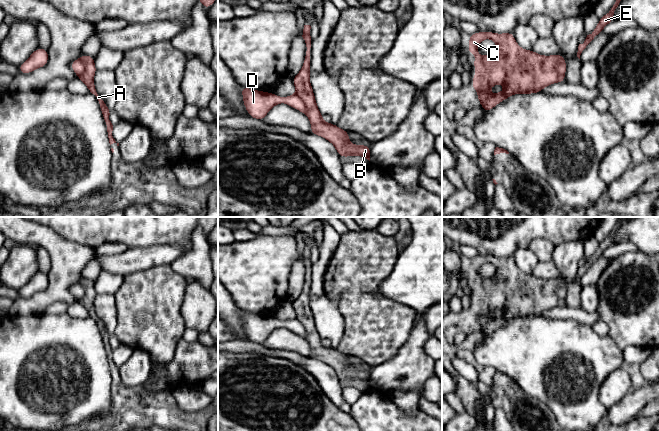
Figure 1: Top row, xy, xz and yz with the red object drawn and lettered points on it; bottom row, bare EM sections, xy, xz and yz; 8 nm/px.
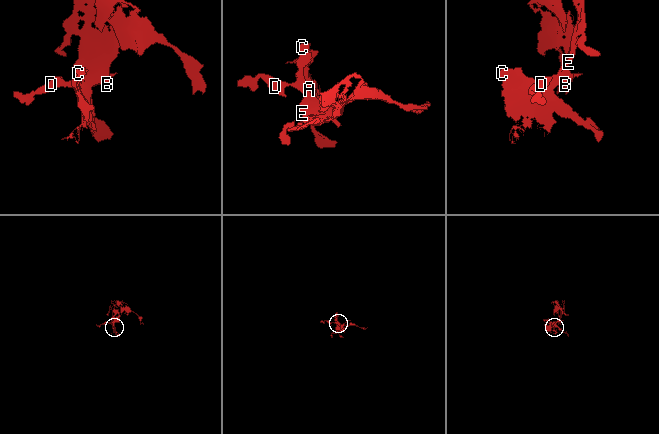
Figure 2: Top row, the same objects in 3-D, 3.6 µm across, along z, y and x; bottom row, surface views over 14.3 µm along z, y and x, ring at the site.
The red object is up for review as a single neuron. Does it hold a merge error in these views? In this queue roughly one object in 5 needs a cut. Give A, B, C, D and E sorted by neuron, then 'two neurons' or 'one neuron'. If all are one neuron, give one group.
A B C D E | one neuron

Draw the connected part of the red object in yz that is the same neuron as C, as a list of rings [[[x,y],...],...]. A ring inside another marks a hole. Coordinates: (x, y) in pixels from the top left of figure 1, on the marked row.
[[[477,31],[468,36],[468,40],[470,46],[467,53],[476,55],[473,67],[477,74],[472,77],[472,88],[478,91],[477,98],[484,112],[492,110],[498,103],[514,94],[541,93],[546,86],[566,82],[564,75],[567,68],[564,56],[560,54],[544,56],[533,50],[523,50],[517,44],[513,32],[496,34],[492,31],[483,33]],[[484,39],[492,39],[497,45],[496,50],[488,56],[481,56],[477,50],[477,46]],[[497,84],[504,84],[505,90],[497,94],[490,94],[490,87]]]

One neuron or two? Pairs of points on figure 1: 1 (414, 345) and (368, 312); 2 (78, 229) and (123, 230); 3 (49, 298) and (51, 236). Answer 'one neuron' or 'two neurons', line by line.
1: two neurons
2: one neuron
3: one neuron

